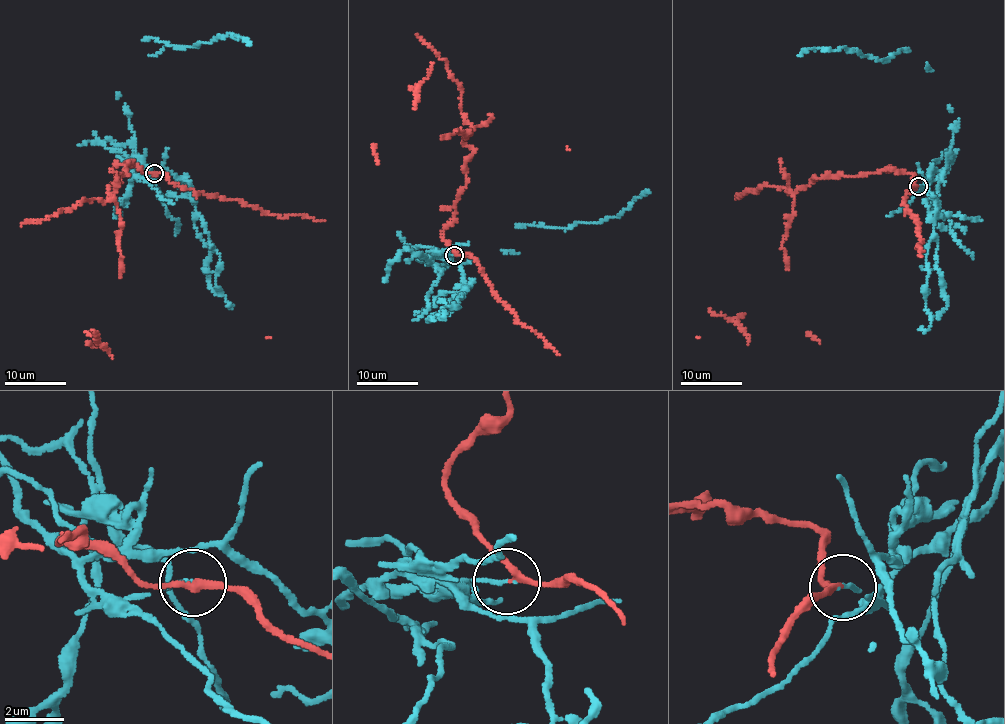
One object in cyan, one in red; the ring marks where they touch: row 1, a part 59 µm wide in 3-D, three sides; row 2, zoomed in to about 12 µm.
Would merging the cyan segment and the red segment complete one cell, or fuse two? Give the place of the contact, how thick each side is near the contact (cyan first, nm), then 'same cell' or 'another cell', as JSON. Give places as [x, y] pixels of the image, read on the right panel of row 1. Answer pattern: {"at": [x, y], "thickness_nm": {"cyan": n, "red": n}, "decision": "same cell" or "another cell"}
{"at": [918, 186], "thickness_nm": {"cyan": 130, "red": 200}, "decision": "another cell"}

